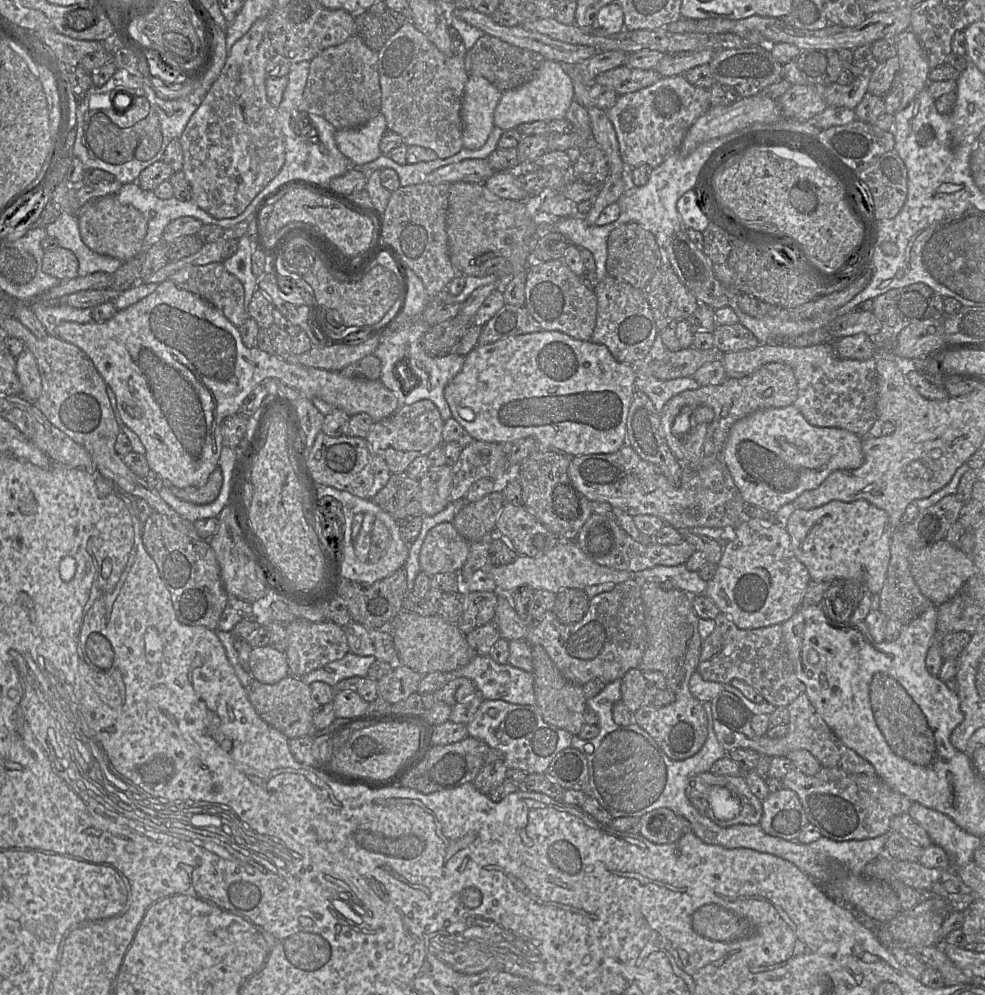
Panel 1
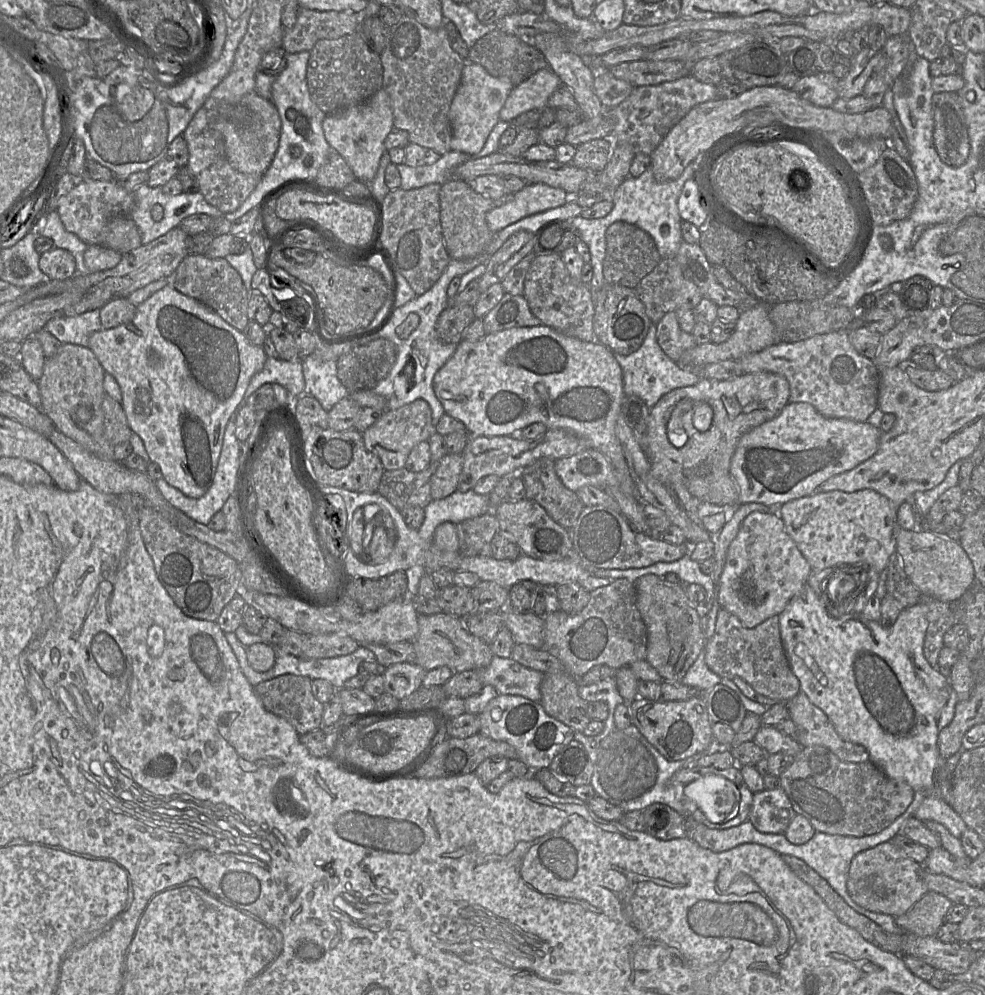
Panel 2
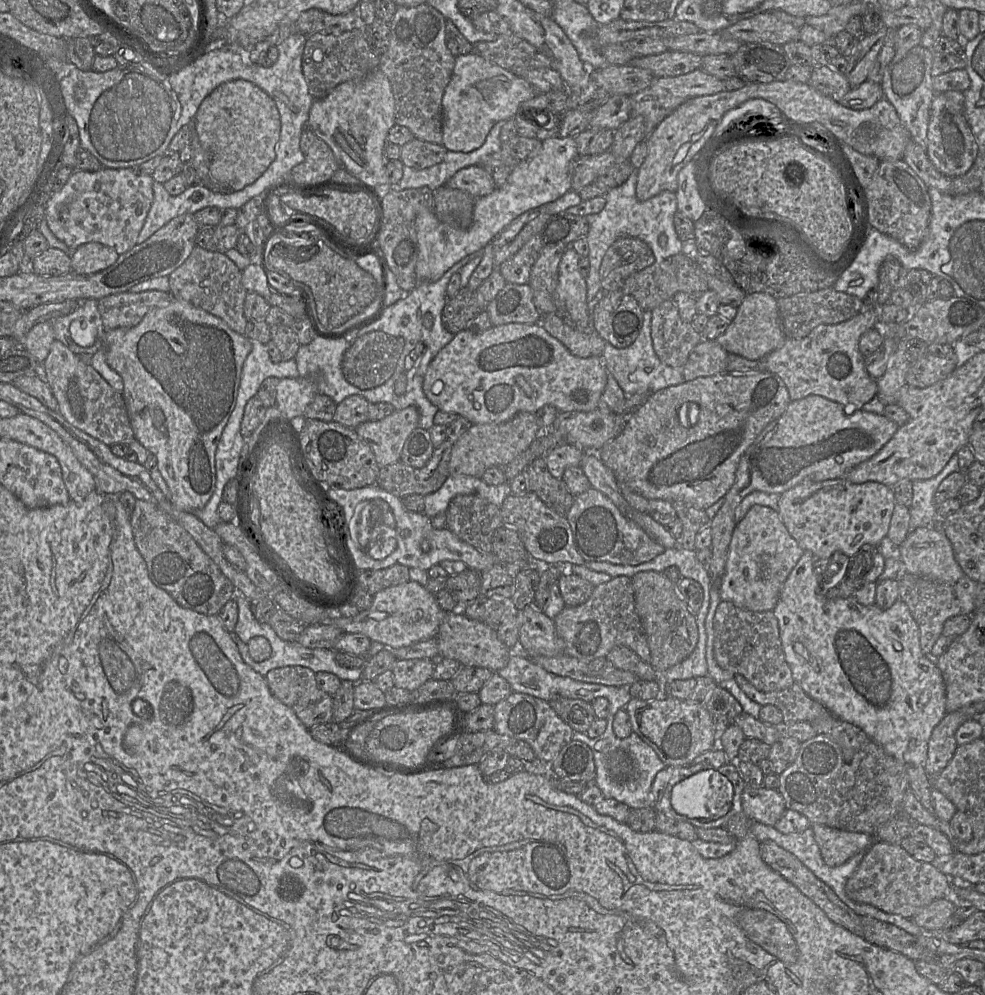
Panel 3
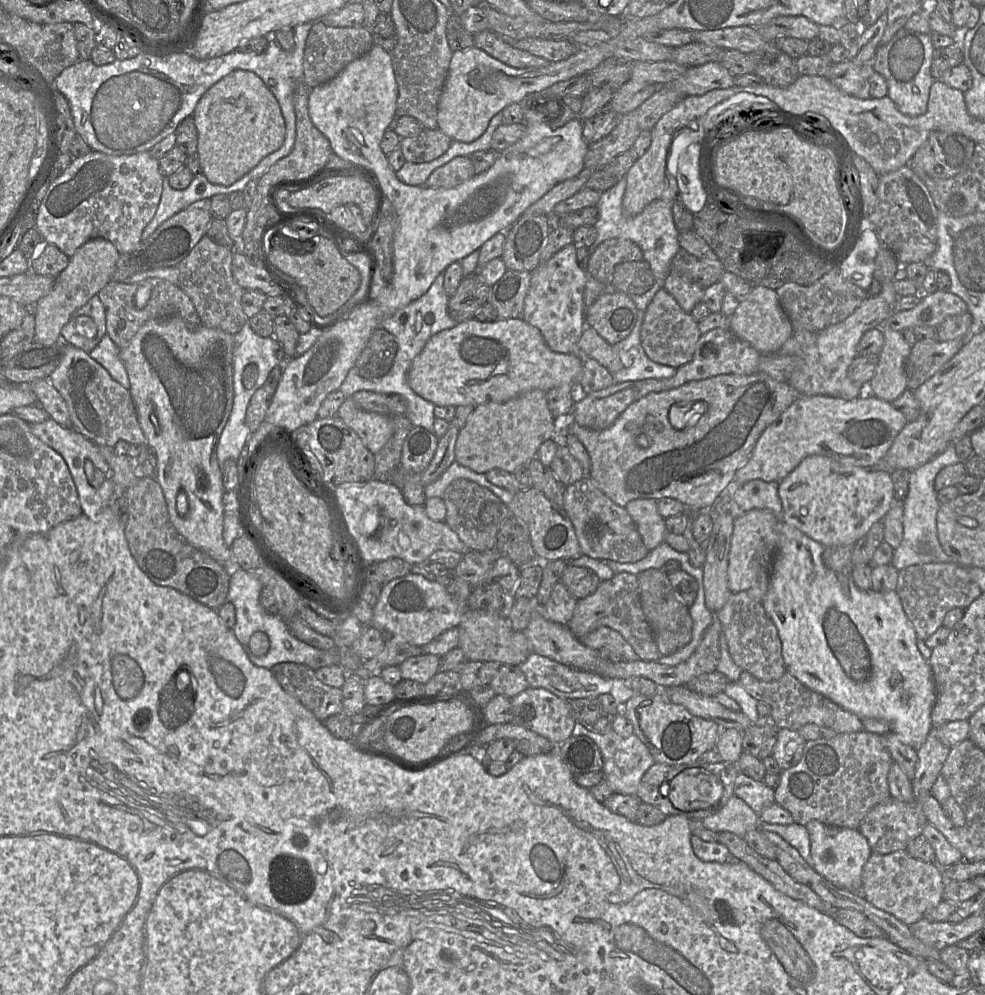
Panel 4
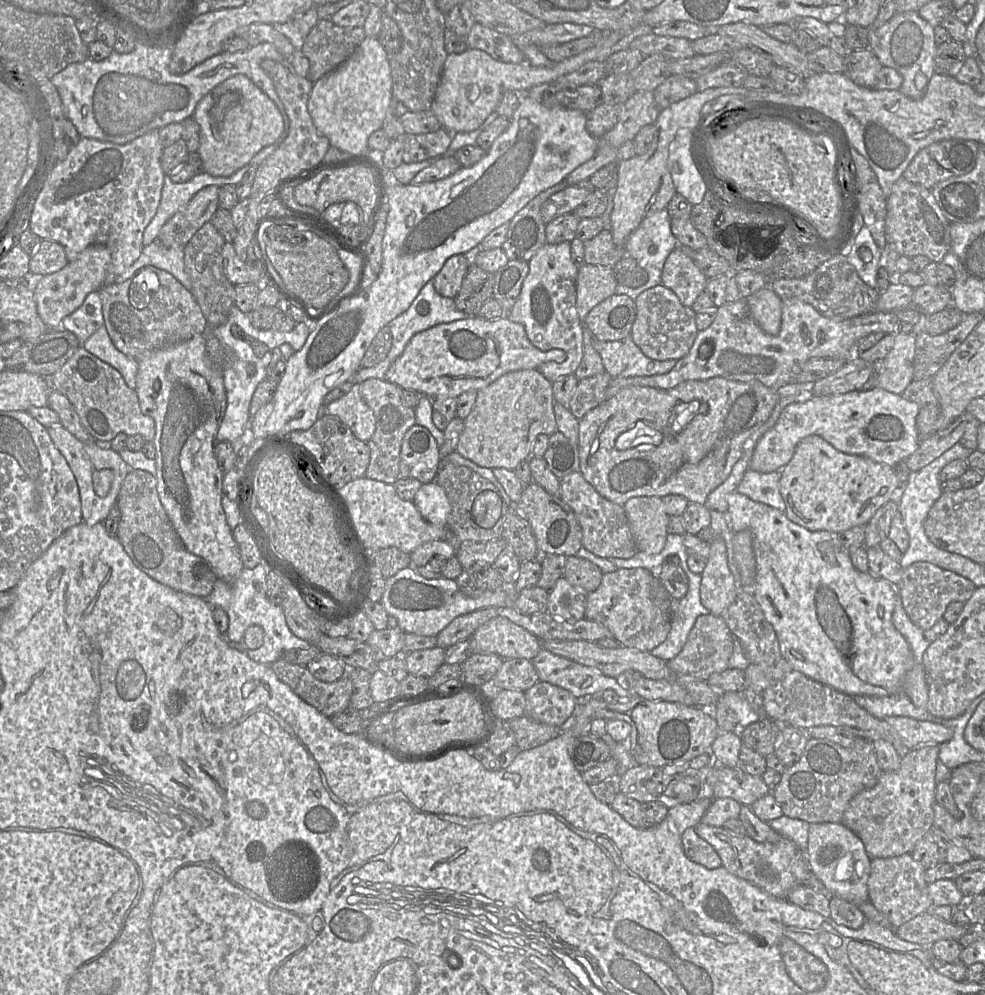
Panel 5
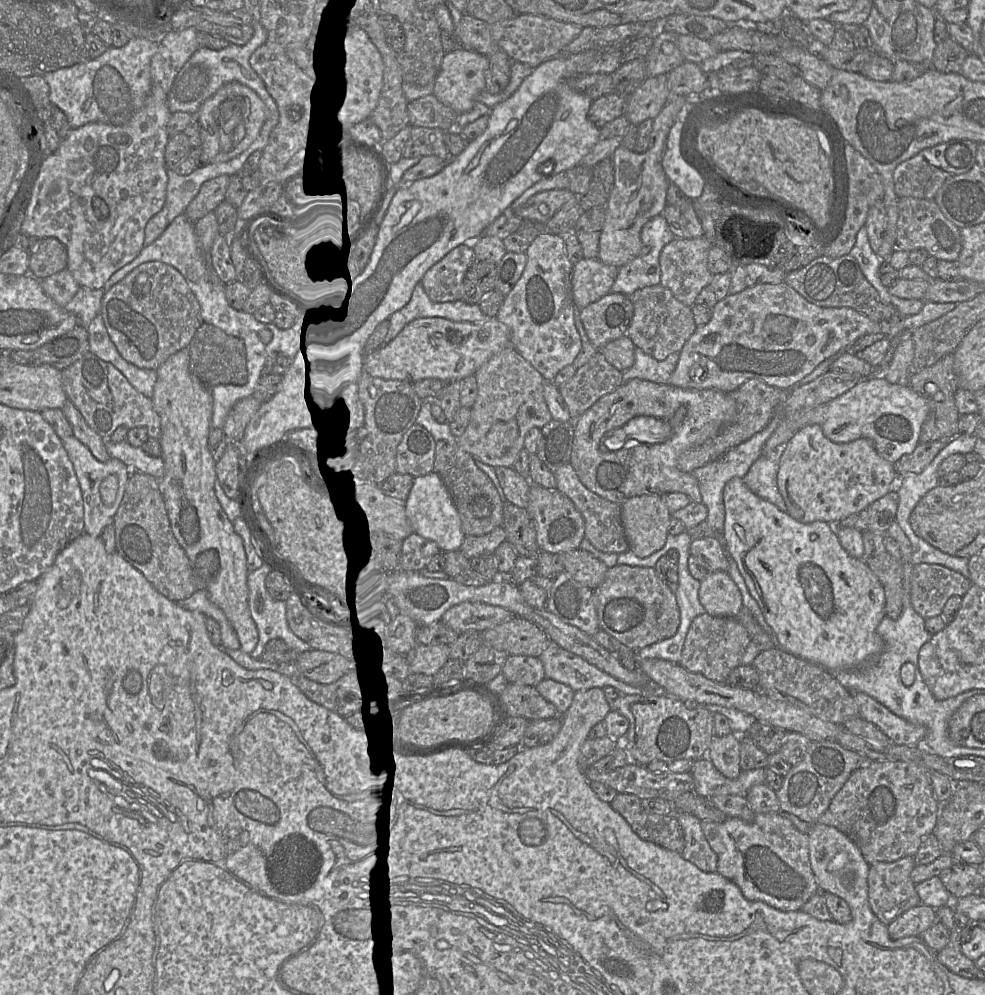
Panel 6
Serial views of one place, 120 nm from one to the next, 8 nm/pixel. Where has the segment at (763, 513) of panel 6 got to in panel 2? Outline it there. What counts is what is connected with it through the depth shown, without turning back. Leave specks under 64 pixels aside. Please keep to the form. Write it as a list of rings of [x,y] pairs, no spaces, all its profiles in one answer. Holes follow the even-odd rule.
[[[806,583],[789,601],[779,614],[780,634],[786,657],[792,672],[798,678],[800,690],[809,701],[819,707],[829,718],[837,734],[844,740],[862,745],[869,753],[869,761],[876,765],[888,777],[907,783],[914,791],[924,791],[927,795],[937,794],[937,773],[946,759],[940,756],[937,740],[940,731],[950,724],[959,702],[956,692],[951,687],[945,671],[933,668],[925,659],[923,647],[928,621],[921,604],[904,608],[891,626],[883,626],[879,621],[867,620],[862,613],[850,612],[840,618],[832,617],[824,602]]]

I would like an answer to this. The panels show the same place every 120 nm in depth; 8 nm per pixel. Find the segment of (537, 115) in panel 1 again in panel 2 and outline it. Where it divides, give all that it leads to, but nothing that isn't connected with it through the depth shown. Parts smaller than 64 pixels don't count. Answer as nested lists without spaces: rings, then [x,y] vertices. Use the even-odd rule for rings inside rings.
[[[549,67],[539,70],[509,93],[500,110],[500,120],[511,122],[525,112],[546,107],[550,96],[561,84],[561,79]]]

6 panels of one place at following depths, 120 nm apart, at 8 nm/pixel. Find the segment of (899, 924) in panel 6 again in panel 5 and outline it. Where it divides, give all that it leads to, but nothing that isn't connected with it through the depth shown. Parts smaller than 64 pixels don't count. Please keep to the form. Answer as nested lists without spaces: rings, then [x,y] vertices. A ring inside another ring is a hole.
[[[924,912],[897,928],[893,928],[897,937],[902,940],[929,947],[941,939],[959,940],[968,927],[953,925],[932,914]]]

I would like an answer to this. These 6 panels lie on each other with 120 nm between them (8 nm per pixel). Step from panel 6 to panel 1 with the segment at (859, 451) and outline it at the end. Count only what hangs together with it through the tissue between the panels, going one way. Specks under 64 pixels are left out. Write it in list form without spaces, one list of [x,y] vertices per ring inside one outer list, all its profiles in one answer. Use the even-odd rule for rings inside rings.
[[[863,499],[853,502],[834,500],[811,510],[791,509],[785,517],[785,526],[793,552],[807,568],[812,581],[858,580],[867,586],[872,595],[879,595],[886,579],[891,556],[890,542],[894,532],[886,511]]]

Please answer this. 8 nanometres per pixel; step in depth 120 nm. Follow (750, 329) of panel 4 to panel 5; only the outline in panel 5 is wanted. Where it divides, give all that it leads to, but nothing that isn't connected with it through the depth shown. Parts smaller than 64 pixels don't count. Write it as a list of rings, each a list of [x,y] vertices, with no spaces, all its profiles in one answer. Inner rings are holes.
[[[765,286],[747,297],[749,314],[759,327],[770,335],[777,335],[781,328],[782,300],[770,286]]]

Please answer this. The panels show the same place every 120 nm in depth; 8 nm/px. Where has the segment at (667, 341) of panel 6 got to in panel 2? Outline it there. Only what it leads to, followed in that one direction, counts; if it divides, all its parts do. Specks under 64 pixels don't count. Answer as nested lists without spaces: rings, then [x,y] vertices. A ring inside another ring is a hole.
[[[676,312],[666,313],[656,324],[656,337],[661,349],[674,362],[698,345],[693,334],[680,328]]]

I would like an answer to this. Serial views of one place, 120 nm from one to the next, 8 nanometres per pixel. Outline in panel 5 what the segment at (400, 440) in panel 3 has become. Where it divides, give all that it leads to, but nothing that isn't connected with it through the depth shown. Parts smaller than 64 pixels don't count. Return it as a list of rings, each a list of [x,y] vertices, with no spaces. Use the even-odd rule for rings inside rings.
[[[354,383],[344,396],[324,405],[323,413],[338,417],[359,440],[365,443],[375,431],[374,413],[363,400],[358,383]]]

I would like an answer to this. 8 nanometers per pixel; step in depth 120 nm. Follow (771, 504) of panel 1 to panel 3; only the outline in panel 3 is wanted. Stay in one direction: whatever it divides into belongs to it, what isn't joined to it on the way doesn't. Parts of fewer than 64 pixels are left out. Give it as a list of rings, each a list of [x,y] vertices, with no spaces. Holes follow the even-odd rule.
[[[819,395],[791,401],[785,412],[769,423],[755,441],[744,452],[739,462],[736,479],[725,496],[725,502],[711,520],[712,556],[707,570],[712,580],[721,580],[729,554],[732,534],[736,526],[735,510],[743,498],[753,491],[782,494],[805,481],[821,482],[842,478],[856,465],[870,459],[890,441],[899,426],[883,414],[868,412],[863,409],[847,408]]]

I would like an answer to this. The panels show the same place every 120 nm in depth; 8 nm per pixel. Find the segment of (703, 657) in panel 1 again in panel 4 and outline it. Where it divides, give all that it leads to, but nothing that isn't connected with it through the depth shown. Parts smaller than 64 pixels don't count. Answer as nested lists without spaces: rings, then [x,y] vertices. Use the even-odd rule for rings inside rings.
[[[745,592],[732,593],[725,605],[717,612],[722,631],[734,663],[759,680],[770,682],[778,680],[786,668],[782,657],[782,644],[778,630],[767,615],[762,603]]]

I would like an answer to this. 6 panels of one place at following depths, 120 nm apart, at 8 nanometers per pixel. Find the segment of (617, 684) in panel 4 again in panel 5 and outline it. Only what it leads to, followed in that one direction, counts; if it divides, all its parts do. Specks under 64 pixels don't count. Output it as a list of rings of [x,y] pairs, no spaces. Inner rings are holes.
[[[541,649],[531,660],[539,676],[539,680],[561,687],[569,691],[577,700],[586,700],[592,695],[599,695],[607,689],[615,691],[621,699],[631,699],[634,694],[622,687],[620,682],[610,676],[604,675],[599,669],[576,663],[565,657]]]

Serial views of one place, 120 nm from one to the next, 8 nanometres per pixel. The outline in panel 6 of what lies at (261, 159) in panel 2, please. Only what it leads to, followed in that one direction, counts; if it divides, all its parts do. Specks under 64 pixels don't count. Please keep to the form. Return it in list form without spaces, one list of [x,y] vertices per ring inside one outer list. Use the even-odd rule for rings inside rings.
[[[232,81],[206,99],[195,115],[201,127],[201,147],[208,163],[219,163],[231,160],[251,145],[268,117],[268,109],[255,91]]]

